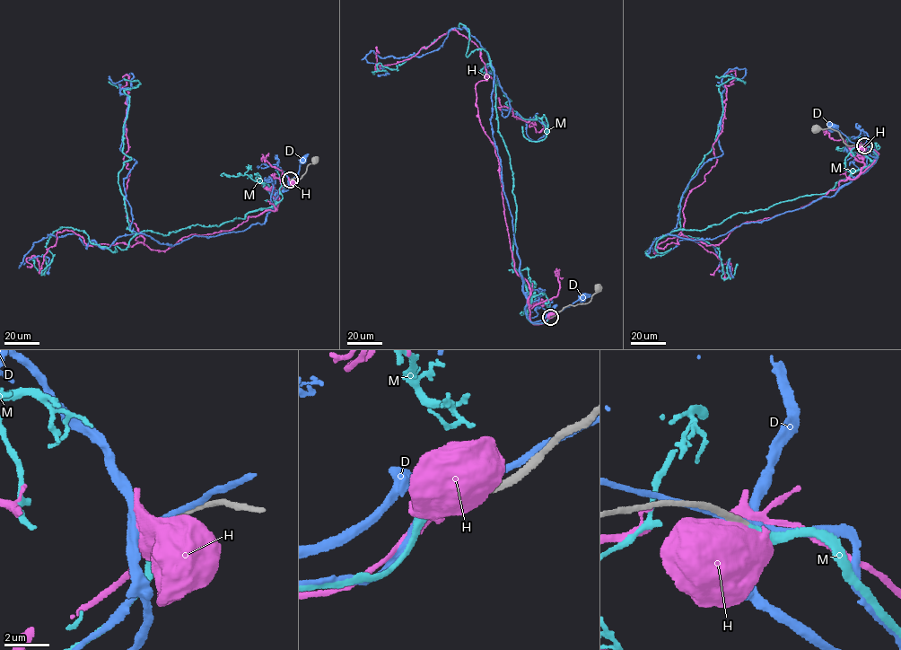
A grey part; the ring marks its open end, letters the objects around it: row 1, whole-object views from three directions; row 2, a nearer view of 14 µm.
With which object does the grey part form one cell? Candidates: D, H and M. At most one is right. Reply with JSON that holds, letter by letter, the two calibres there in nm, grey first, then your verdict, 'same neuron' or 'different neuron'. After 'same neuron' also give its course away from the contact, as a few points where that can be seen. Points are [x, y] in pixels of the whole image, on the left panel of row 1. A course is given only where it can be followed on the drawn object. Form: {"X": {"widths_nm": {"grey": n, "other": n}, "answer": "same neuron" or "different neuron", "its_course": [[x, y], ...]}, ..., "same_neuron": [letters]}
{"D": {"widths_nm": {"grey": 320, "other": 240}, "answer": "different neuron"}, "H": {"widths_nm": {"grey": 340, "other": 900}, "answer": "different neuron"}, "M": {"widths_nm": {"grey": 280, "other": 220}, "answer": "same neuron", "its_course": [[290, 180], [274, 205], [245, 218], [143, 231], [115, 252], [63, 227], [50, 234], [43, 274], [32, 259]]}, "same_neuron": ["M"]}

